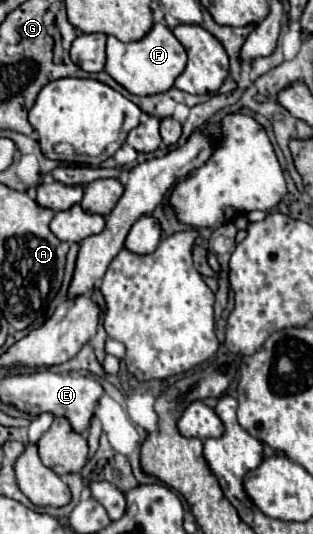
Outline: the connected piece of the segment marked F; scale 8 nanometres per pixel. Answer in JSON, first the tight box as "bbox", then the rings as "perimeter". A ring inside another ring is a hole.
{"bbox":[106,23,186,95],"perimeter":[[[154,23],[154,27],[140,41],[122,43],[116,37],[108,37],[106,73],[134,95],[154,95],[168,91],[174,85],[174,79],[184,71],[184,67],[186,49],[162,23]]]}

